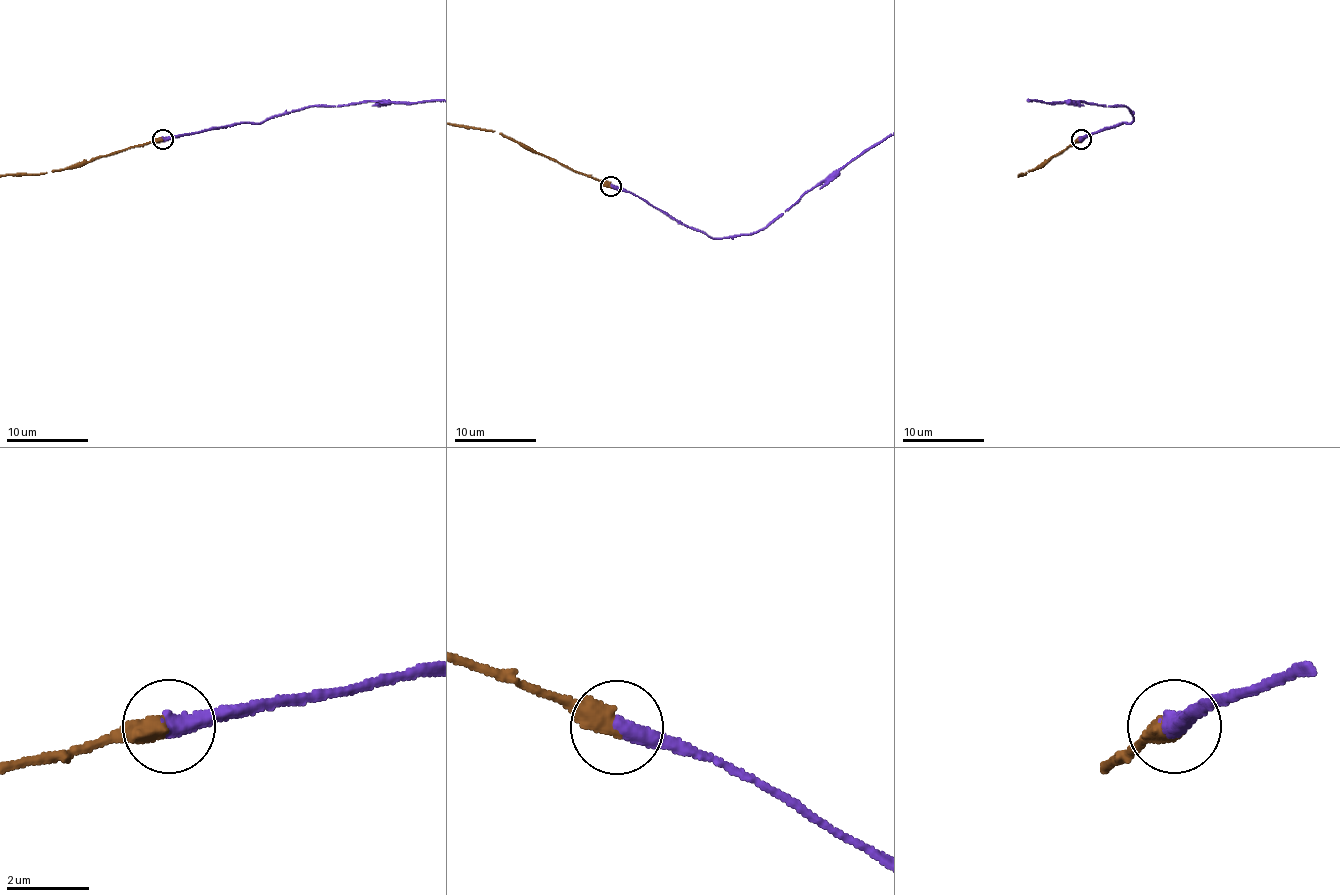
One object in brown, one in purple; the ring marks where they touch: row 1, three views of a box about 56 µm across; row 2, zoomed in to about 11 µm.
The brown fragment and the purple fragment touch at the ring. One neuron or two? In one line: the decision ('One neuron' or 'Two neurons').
One neuron

